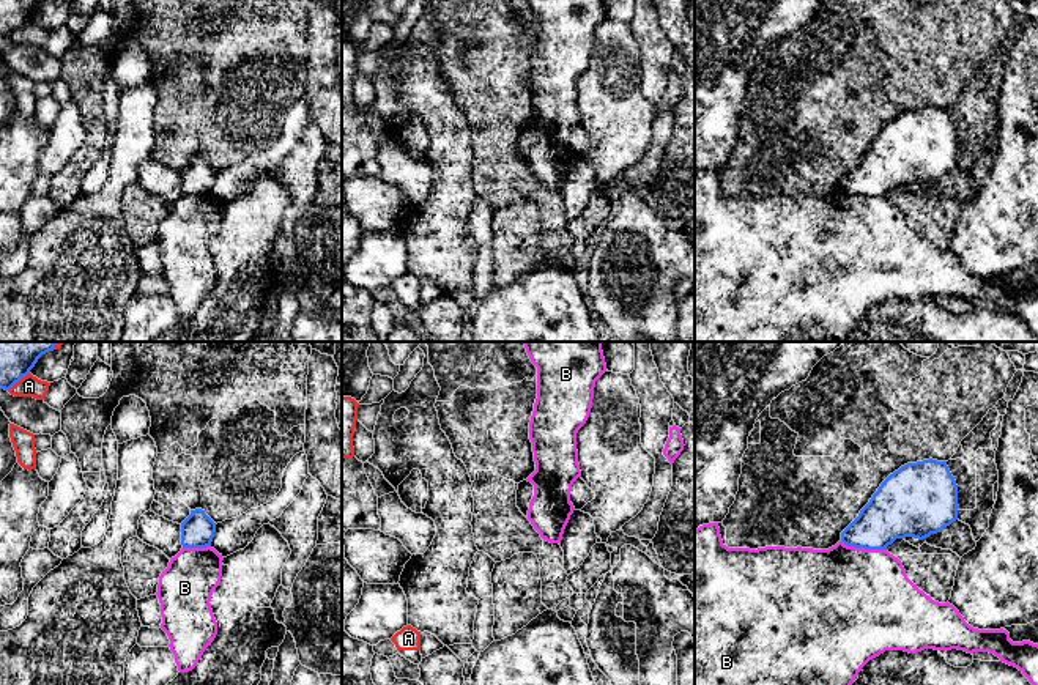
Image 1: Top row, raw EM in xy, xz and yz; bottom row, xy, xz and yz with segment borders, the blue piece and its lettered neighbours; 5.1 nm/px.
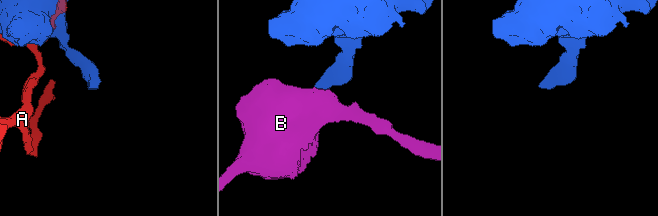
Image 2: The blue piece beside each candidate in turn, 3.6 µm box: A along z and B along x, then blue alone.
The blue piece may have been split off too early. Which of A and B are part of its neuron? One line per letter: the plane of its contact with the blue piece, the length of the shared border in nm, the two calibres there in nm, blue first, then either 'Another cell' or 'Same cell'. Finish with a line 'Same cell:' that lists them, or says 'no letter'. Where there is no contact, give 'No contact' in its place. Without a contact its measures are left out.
A: Touches blue in xy. Shared border 150 nm. Thickness 240 nm (blue) against 110 nm. Another cell
B: Touches blue in yz. Shared border 240 nm. Thickness 280 nm (blue) against 480 nm. Another cell
Same cell: no letter

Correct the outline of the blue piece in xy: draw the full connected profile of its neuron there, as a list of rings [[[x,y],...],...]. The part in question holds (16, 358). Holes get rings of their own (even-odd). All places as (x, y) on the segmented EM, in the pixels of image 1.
[[[0,342],[0,389],[9,391],[60,342]]]

